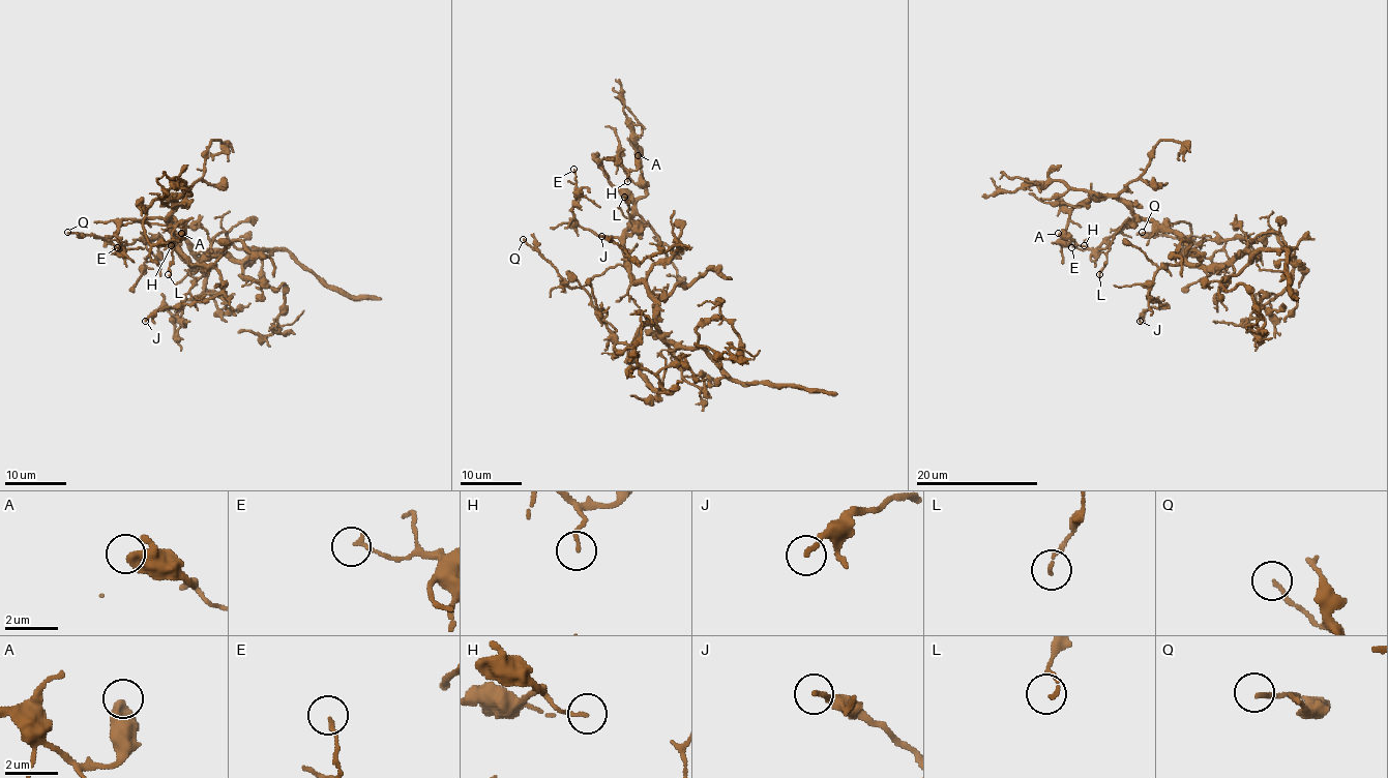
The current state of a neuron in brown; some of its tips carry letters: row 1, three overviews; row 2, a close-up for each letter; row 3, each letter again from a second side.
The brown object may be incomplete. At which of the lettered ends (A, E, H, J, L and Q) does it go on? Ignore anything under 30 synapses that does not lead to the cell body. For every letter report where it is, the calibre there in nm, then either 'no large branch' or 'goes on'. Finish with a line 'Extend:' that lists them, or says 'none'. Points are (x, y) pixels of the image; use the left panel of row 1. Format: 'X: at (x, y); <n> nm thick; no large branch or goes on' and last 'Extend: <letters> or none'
A: at (181, 233); 550 nm thick; no large branch
E: at (117, 247); 150 nm thick; no large branch
H: at (171, 245); 110 nm thick; no large branch
J: at (145, 321); 180 nm thick; no large branch
L: at (168, 274); 120 nm thick; no large branch
Q: at (67, 232); 170 nm thick; no large branch
Extend: none

